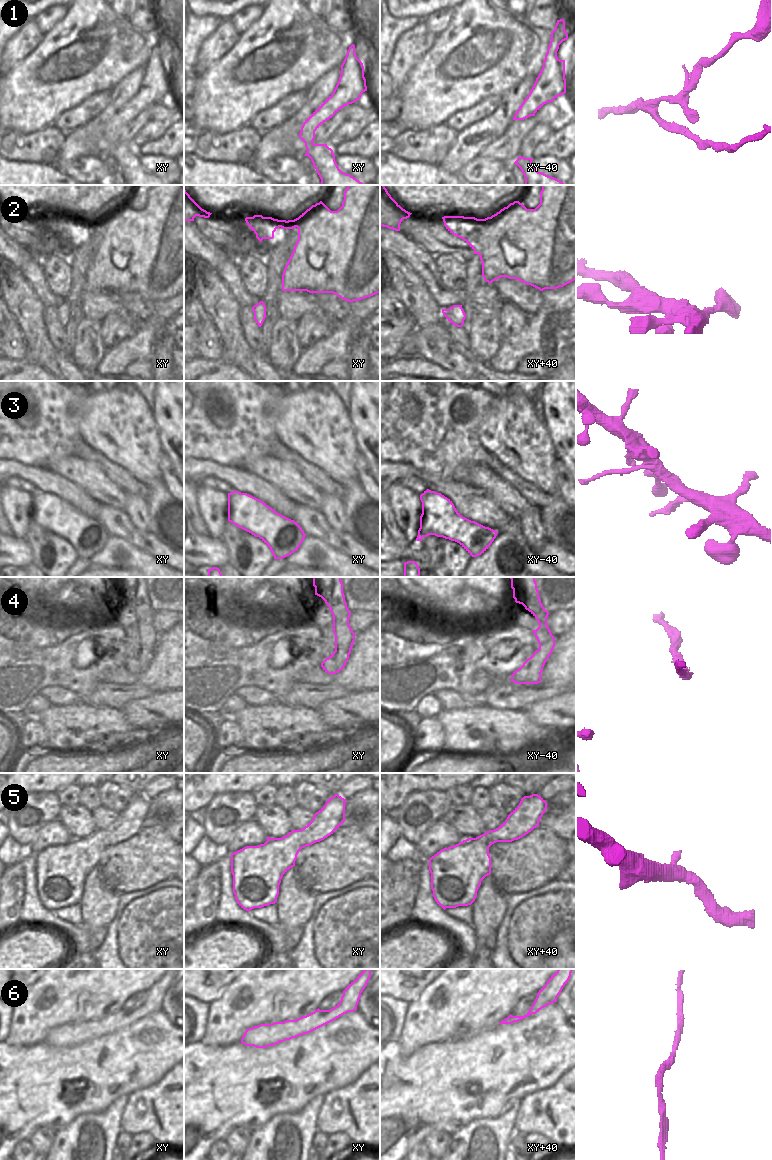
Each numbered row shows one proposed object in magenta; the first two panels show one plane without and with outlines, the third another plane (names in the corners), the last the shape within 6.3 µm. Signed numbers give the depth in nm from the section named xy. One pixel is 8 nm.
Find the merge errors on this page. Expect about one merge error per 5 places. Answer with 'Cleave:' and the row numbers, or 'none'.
Cleave: 1

